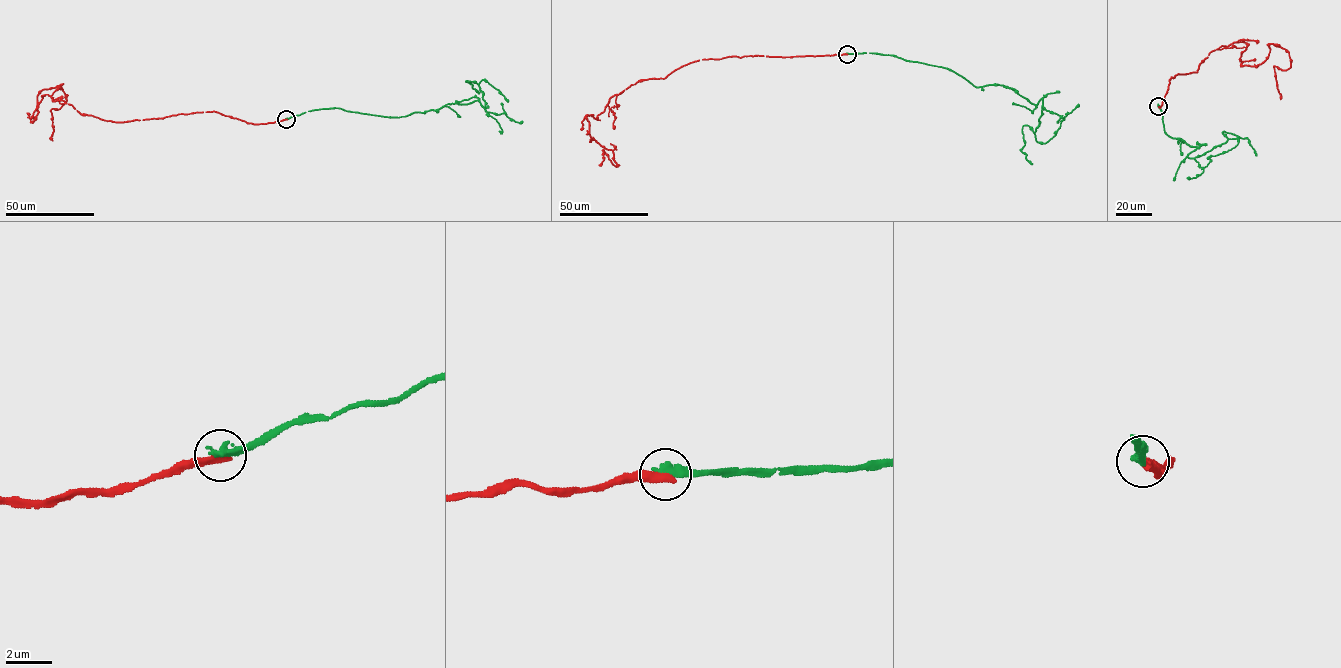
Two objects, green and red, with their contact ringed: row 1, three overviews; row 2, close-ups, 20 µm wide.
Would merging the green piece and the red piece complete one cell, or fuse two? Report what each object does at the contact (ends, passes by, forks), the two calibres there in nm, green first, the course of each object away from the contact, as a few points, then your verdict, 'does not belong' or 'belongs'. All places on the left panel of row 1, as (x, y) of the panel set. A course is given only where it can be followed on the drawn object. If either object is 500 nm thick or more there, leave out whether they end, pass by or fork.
green ends; red ends; calibres 380 and 320 nm; course green (286, 119), (339, 108), (399, 117), (477, 100), (485, 111), (483, 92), (466, 81), (479, 93); course red (286, 119), (116, 122), (47, 94), (31, 121), (38, 93), (59, 86), (52, 140); does not belong

